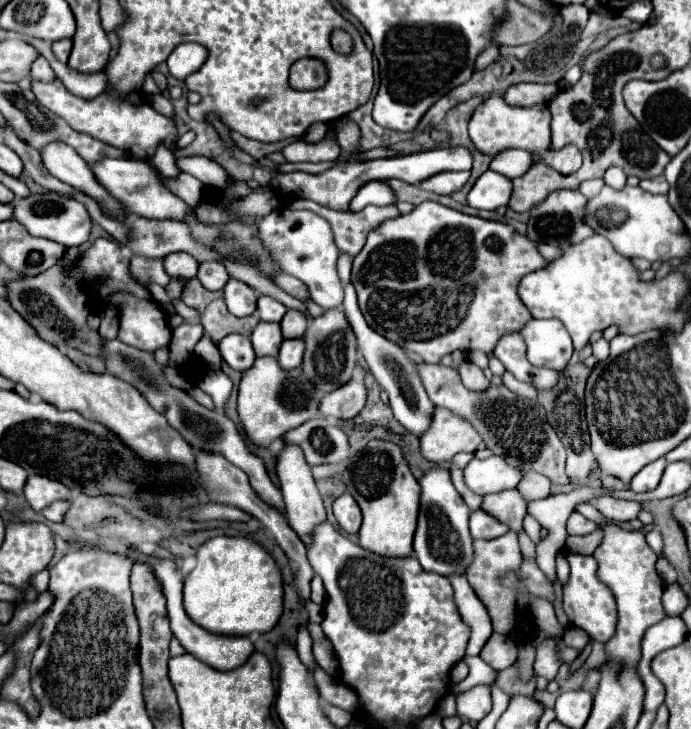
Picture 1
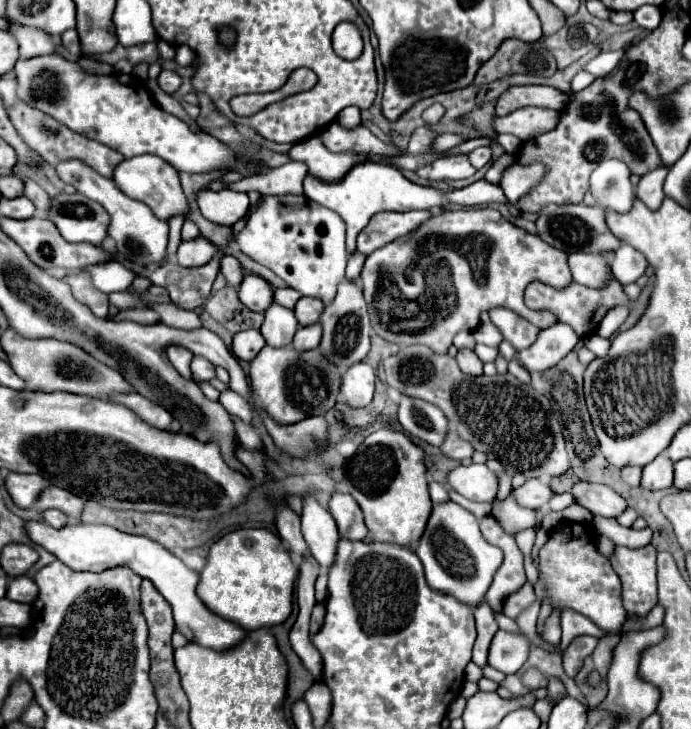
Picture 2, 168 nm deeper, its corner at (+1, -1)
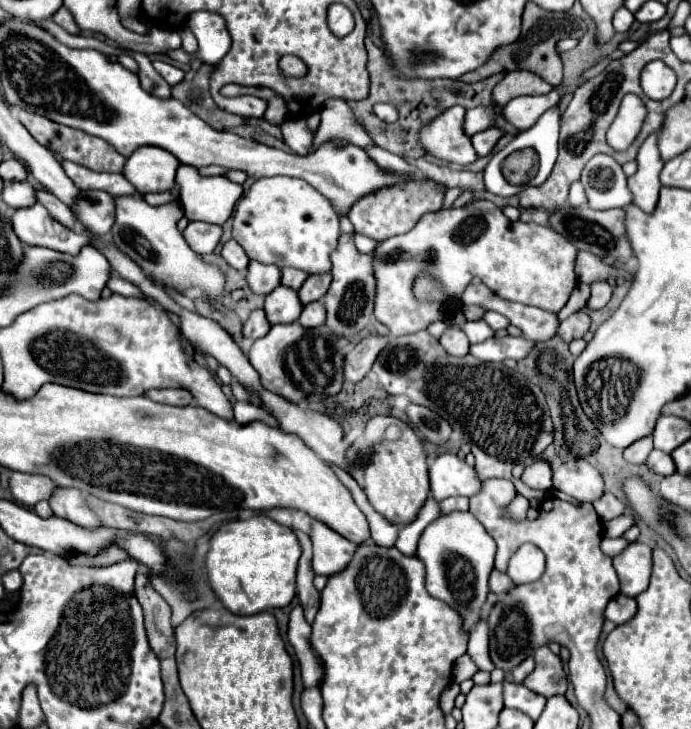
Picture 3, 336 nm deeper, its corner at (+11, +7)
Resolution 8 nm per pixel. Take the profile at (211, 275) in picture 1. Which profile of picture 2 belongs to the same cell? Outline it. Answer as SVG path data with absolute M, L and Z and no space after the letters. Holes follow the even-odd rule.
M225 256L221 260L221 272L227 278L227 284L231 286L239 286L243 282L243 264L235 258L235 256Z

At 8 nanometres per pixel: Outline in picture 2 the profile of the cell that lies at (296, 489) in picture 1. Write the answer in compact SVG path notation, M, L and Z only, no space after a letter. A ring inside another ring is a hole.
M313 494L303 496L303 516L301 516L301 530L309 544L313 558L319 562L323 570L329 570L335 562L339 532L335 526L333 516L329 510L317 504Z

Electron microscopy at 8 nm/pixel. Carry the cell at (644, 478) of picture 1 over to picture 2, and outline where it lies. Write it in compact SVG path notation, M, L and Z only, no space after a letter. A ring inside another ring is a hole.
M659 454L653 462L649 462L643 468L641 486L649 490L671 488L673 486L673 462L665 454Z

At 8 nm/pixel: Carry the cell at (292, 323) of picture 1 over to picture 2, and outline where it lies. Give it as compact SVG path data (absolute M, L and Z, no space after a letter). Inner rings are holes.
M303 296L299 300L299 304L295 306L295 312L297 312L297 320L301 326L307 326L307 324L315 324L323 312L325 304L319 300L319 298L309 298L309 296Z

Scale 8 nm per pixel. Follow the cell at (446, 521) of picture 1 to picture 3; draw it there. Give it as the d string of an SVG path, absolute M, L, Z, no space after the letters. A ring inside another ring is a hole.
M449 512L441 514L431 522L419 538L417 558L425 564L427 592L435 598L447 602L465 620L465 630L471 630L481 618L481 608L489 594L489 574L495 560L495 540L485 532L485 528L471 516L471 512Z

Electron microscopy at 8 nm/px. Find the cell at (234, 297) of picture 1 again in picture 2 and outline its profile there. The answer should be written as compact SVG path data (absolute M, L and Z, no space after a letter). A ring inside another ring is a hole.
M247 274L239 286L239 300L255 312L265 312L273 304L273 286L255 274Z

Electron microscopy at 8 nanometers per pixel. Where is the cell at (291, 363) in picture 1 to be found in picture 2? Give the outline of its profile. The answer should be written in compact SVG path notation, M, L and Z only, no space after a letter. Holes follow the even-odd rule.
M315 322L311 326L301 326L295 334L295 340L293 340L293 346L299 348L299 350L311 350L311 348L317 348L319 342L321 342L321 334L323 334L323 326L321 322Z

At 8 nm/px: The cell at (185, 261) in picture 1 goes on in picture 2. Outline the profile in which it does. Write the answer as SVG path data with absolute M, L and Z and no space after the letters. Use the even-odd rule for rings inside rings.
M199 234L197 238L193 238L189 242L181 242L181 246L177 250L177 262L187 268L203 266L215 256L215 252L217 252L217 248L203 234Z

